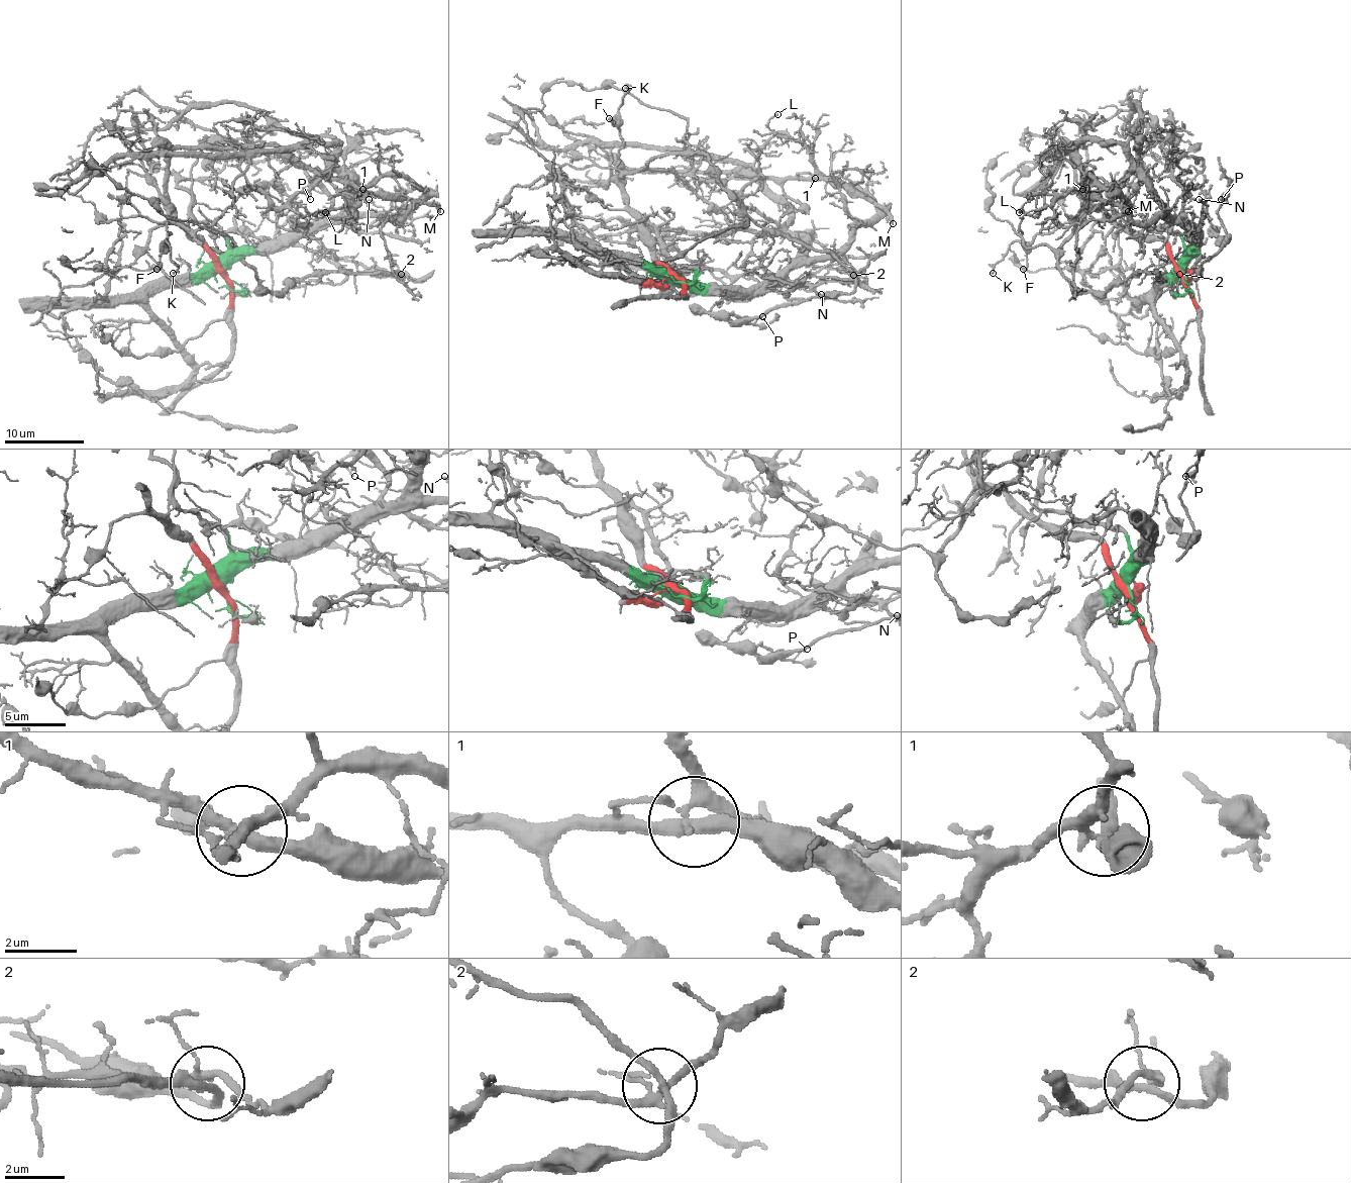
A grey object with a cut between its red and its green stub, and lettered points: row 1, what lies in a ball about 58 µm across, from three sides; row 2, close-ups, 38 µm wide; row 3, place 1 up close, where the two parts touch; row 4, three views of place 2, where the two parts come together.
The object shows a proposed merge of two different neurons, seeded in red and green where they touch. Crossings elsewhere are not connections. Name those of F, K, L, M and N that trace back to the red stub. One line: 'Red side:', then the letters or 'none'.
Red side: F, K, M

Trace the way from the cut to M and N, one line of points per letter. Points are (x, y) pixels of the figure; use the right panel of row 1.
M: (1182, 274), (1162, 239), (1140, 239), (1086, 199), (1076, 185), (1072, 152), (1076, 145), (1082, 189), (1128, 211)
N: (1184, 274), (1192, 237), (1186, 221), (1192, 229), (1199, 227), (1203, 211), (1199, 199)

